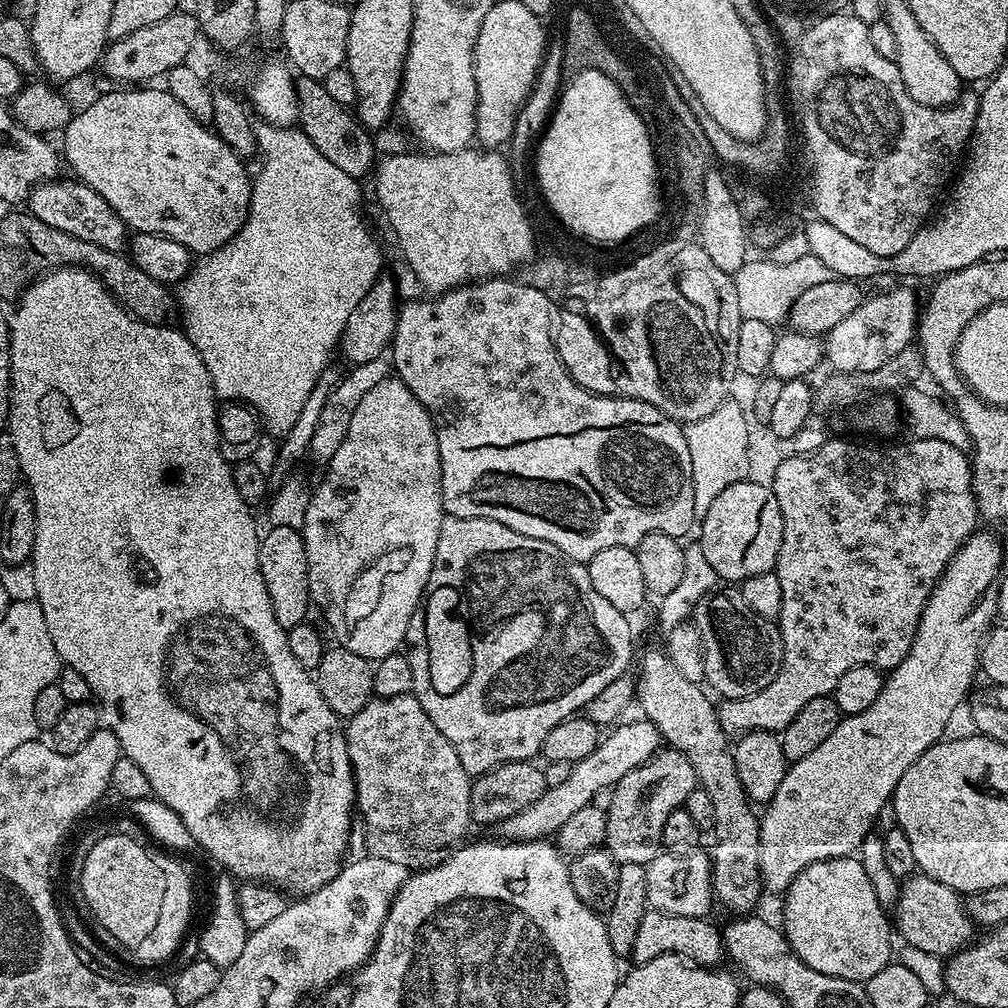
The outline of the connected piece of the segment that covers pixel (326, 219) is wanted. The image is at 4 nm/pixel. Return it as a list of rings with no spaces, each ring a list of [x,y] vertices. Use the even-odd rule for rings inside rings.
[[[267,122],[253,123],[252,129],[256,135],[256,143],[259,151],[265,152],[269,160],[260,168],[260,173],[255,173],[252,182],[252,197],[250,198],[250,210],[243,226],[218,250],[201,255],[192,265],[192,271],[189,272],[186,279],[181,280],[175,289],[174,295],[178,301],[179,311],[184,316],[182,331],[184,335],[190,338],[190,342],[198,350],[202,362],[206,362],[206,370],[210,370],[210,382],[214,386],[217,397],[224,402],[239,402],[248,404],[251,408],[260,413],[260,419],[263,427],[268,428],[276,435],[276,438],[283,437],[298,419],[298,414],[302,414],[302,406],[306,403],[306,398],[310,398],[310,390],[319,380],[319,376],[324,369],[329,367],[328,360],[337,351],[340,343],[340,335],[346,326],[346,318],[350,318],[354,306],[366,298],[372,283],[380,279],[382,269],[380,269],[380,248],[376,245],[376,240],[372,237],[370,229],[364,225],[364,220],[360,217],[360,188],[358,180],[346,174],[343,170],[338,170],[314,146],[312,141],[308,140],[306,134],[301,132],[299,127],[289,126],[279,128],[277,124]],[[324,204],[329,204],[332,208],[344,208],[344,212],[328,212]]]

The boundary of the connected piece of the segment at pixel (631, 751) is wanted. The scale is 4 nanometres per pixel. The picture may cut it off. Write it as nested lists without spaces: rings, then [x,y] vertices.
[[[643,718],[632,720],[629,724],[624,723],[617,723],[611,729],[613,732],[609,736],[607,733],[601,739],[594,754],[573,764],[572,773],[570,778],[566,778],[566,782],[561,782],[559,786],[553,788],[545,788],[542,798],[538,798],[538,802],[526,806],[526,810],[522,810],[522,814],[514,814],[513,817],[506,818],[501,824],[495,825],[495,835],[504,842],[555,837],[562,822],[567,822],[577,810],[582,810],[582,806],[593,803],[597,799],[596,795],[603,788],[605,790],[615,788],[618,781],[626,778],[626,774],[630,774],[630,770],[648,763],[661,747],[660,731],[649,720]]]

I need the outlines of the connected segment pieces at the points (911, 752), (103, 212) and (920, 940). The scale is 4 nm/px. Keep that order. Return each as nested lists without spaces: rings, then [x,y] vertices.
[[[977,530],[964,541],[964,544],[954,554],[954,558],[946,566],[946,570],[940,575],[940,579],[936,582],[936,589],[930,594],[930,598],[926,602],[926,606],[922,610],[922,618],[918,622],[918,630],[914,634],[914,642],[910,646],[910,650],[906,654],[906,658],[902,658],[902,662],[897,668],[891,669],[887,673],[884,681],[884,689],[882,694],[878,694],[878,699],[872,703],[867,710],[862,710],[862,714],[854,714],[853,716],[844,716],[841,719],[840,725],[834,730],[834,734],[830,734],[830,738],[826,738],[826,742],[822,742],[822,746],[817,746],[815,750],[810,750],[810,754],[806,754],[806,758],[801,760],[791,761],[788,765],[788,772],[782,778],[782,786],[778,786],[778,794],[774,794],[774,798],[769,800],[766,807],[763,809],[760,816],[760,879],[763,887],[768,888],[777,894],[787,892],[790,882],[802,870],[806,870],[806,866],[810,866],[814,862],[822,862],[823,860],[833,860],[834,858],[842,858],[843,856],[852,856],[857,851],[866,837],[873,831],[872,823],[880,816],[880,811],[889,807],[894,790],[898,786],[898,782],[902,778],[902,774],[906,774],[906,770],[910,770],[910,766],[917,760],[923,752],[930,746],[934,746],[945,735],[944,732],[948,728],[948,723],[952,720],[952,715],[956,712],[956,707],[964,700],[964,695],[972,688],[972,679],[978,676],[980,667],[980,646],[984,642],[985,636],[992,631],[994,621],[998,616],[998,594],[1000,593],[1000,567],[1006,559],[1006,552],[1000,549],[1000,544],[988,532]]]
[[[75,178],[64,179],[45,180],[38,185],[28,195],[27,211],[54,230],[62,230],[82,242],[97,244],[111,252],[120,252],[123,244],[124,247],[126,244],[126,226],[122,218],[118,218],[110,202],[106,202],[106,198],[102,198],[102,194],[98,194],[98,190],[94,190],[89,184]]]
[[[923,874],[909,876],[900,885],[900,897],[894,909],[894,932],[914,950],[926,950],[941,958],[951,958],[973,943],[974,925],[964,908],[961,893]]]

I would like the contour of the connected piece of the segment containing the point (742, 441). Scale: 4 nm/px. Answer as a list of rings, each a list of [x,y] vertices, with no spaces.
[[[729,398],[718,406],[718,410],[706,414],[706,418],[698,418],[683,425],[686,446],[690,446],[690,466],[692,467],[692,485],[694,486],[694,510],[697,517],[704,517],[710,510],[710,502],[726,490],[726,486],[734,486],[734,482],[749,479],[747,468],[747,434],[750,416],[735,398]]]

